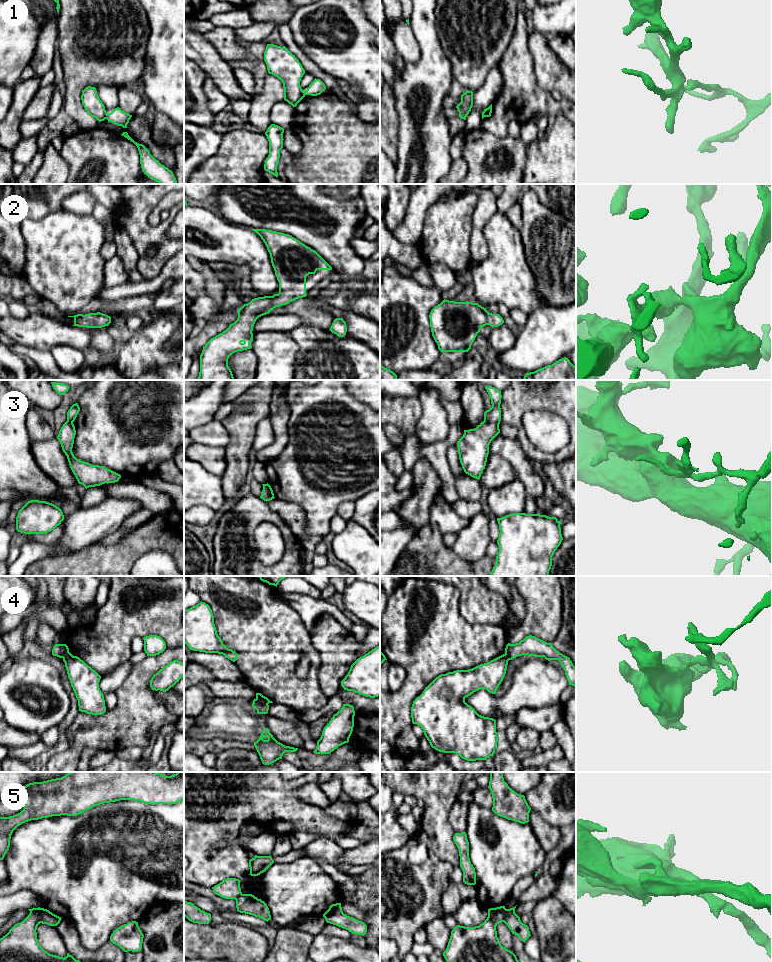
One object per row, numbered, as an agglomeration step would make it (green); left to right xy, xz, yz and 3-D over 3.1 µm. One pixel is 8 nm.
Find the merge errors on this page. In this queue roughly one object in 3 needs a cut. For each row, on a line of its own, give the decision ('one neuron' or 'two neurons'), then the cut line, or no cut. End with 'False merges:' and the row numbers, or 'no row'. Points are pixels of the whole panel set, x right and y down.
1: two neurons; cut in xy along (107, 114), (105, 118)
2: one neuron; no cut
3: two neurons; cut in yz along (484, 419), (495, 422), (498, 425)
4: two neurons; cut in xz along (256, 698), (267, 704)
5: one neuron; no cut
False merges: 1, 3, 4

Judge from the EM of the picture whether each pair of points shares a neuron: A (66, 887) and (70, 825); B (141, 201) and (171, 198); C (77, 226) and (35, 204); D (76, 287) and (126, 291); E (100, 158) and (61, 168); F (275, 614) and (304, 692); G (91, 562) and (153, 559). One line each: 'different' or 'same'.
A: same
B: different
C: different
D: different
E: different
F: same
G: different

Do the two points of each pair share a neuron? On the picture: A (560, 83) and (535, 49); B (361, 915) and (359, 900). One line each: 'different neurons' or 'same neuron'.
A: same neuron
B: different neurons

